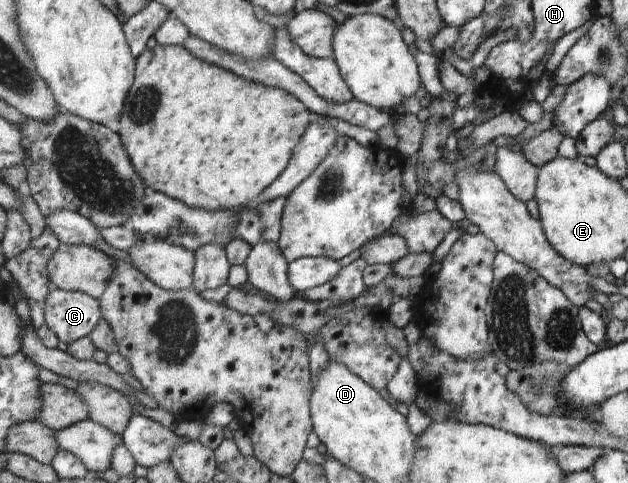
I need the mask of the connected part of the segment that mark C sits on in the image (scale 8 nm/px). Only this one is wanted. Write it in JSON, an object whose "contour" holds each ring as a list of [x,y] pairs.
{"contour":[[[53,287],[46,316],[49,326],[68,345],[88,337],[104,318],[102,304],[83,291]]]}

